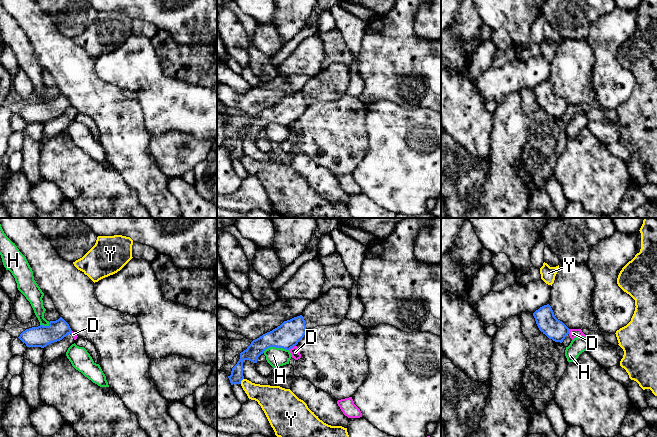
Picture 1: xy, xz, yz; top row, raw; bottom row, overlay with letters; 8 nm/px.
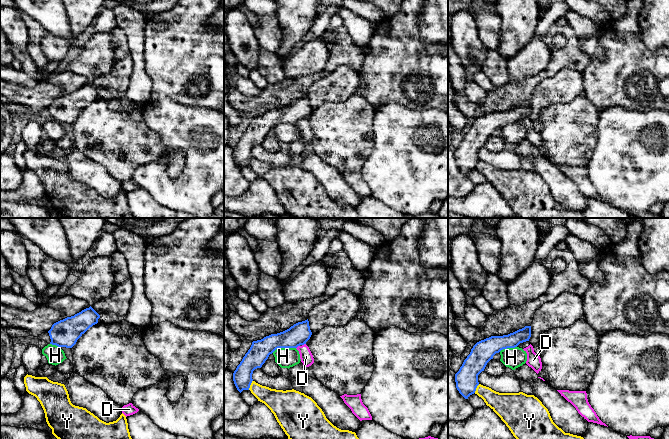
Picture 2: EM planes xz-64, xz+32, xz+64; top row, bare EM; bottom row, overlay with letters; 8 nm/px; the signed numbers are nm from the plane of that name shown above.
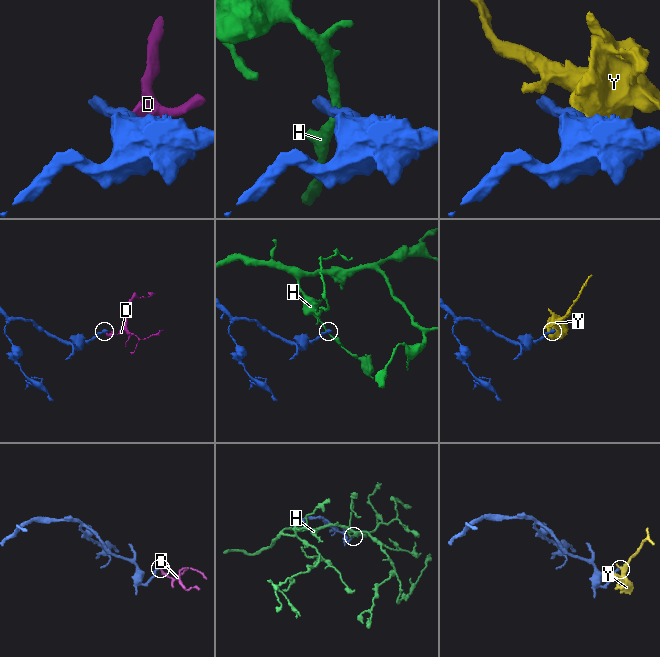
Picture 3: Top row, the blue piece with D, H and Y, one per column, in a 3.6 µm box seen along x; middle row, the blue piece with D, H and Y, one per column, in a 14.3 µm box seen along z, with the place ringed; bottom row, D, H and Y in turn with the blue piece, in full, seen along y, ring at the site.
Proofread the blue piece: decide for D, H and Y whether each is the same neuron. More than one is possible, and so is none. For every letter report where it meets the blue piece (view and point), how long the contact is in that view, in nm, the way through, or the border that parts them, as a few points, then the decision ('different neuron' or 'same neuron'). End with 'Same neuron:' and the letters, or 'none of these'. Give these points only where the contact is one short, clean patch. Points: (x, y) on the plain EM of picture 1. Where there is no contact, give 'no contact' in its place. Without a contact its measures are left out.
D: xz (292, 123) | 70 nm | along xz (295, 121), (289, 125) | different neuron
H: xz (276, 123) | 220 nm | along xz (289, 126), (268, 123), (263, 128) | different neuron
Y: xz (241, 156) | 50 nm | along xz (243, 154), (240, 159) | different neuron
Same neuron: none of these

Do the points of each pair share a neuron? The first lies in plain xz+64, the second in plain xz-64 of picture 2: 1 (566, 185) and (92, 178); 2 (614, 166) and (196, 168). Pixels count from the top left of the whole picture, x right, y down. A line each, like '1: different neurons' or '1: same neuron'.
1: same neuron
2: same neuron

